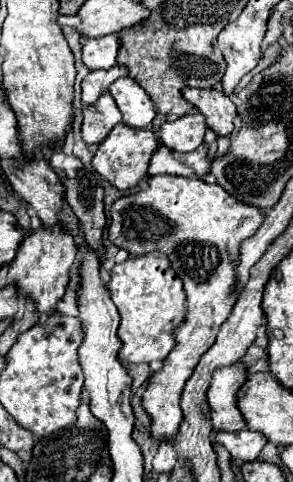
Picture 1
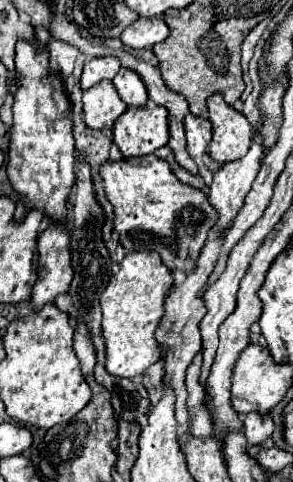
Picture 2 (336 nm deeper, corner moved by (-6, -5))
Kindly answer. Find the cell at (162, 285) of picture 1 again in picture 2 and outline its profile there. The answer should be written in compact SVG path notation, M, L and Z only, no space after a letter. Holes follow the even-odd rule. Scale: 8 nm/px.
M130 251L120 263L120 271L110 279L100 295L102 307L102 337L106 345L106 371L116 377L142 375L160 359L160 345L154 333L164 315L164 297L172 285L172 273L166 269L158 253Z

